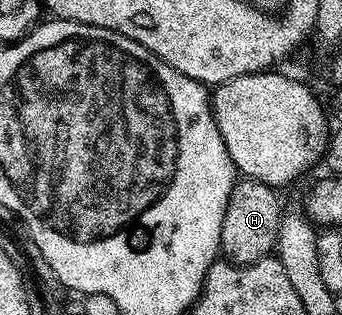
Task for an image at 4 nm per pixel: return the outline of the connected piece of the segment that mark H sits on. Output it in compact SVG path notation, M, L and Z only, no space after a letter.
M241 178L231 190L227 210L223 214L220 255L231 264L254 264L276 249L283 205L278 189L258 180Z

